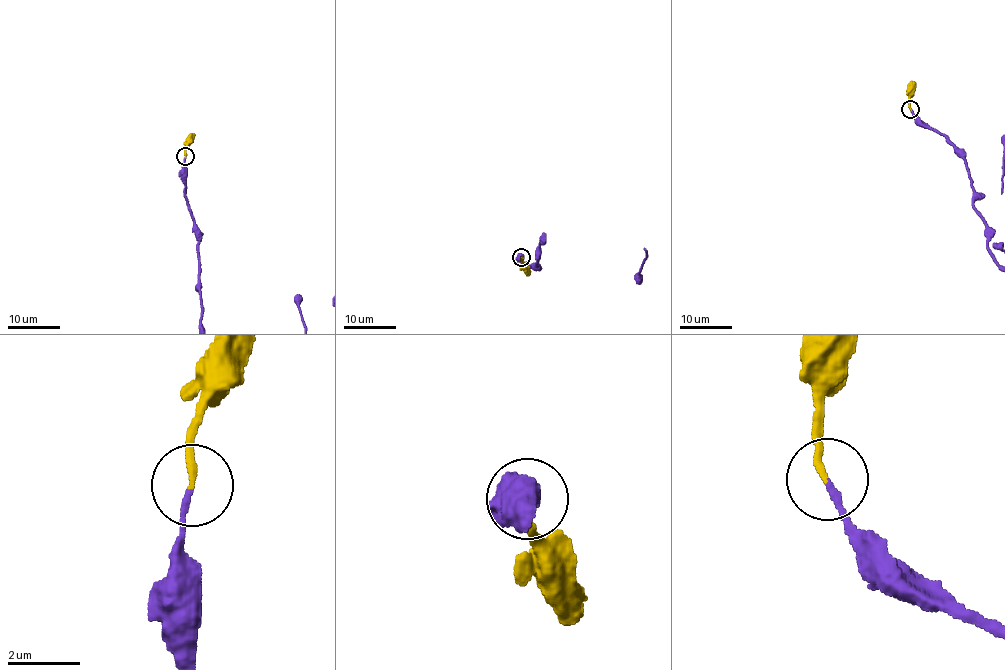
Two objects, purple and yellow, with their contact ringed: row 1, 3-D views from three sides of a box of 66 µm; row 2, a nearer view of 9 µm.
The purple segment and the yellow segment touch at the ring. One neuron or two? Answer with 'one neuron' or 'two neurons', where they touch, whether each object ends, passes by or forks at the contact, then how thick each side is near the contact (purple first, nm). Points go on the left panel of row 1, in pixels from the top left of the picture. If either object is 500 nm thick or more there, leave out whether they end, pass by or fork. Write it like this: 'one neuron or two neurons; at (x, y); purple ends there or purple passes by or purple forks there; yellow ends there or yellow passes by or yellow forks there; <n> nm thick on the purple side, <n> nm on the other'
one neuron; at (185, 156); purple ends there; yellow ends there; 160 nm thick on the purple side, 200 nm on the other

